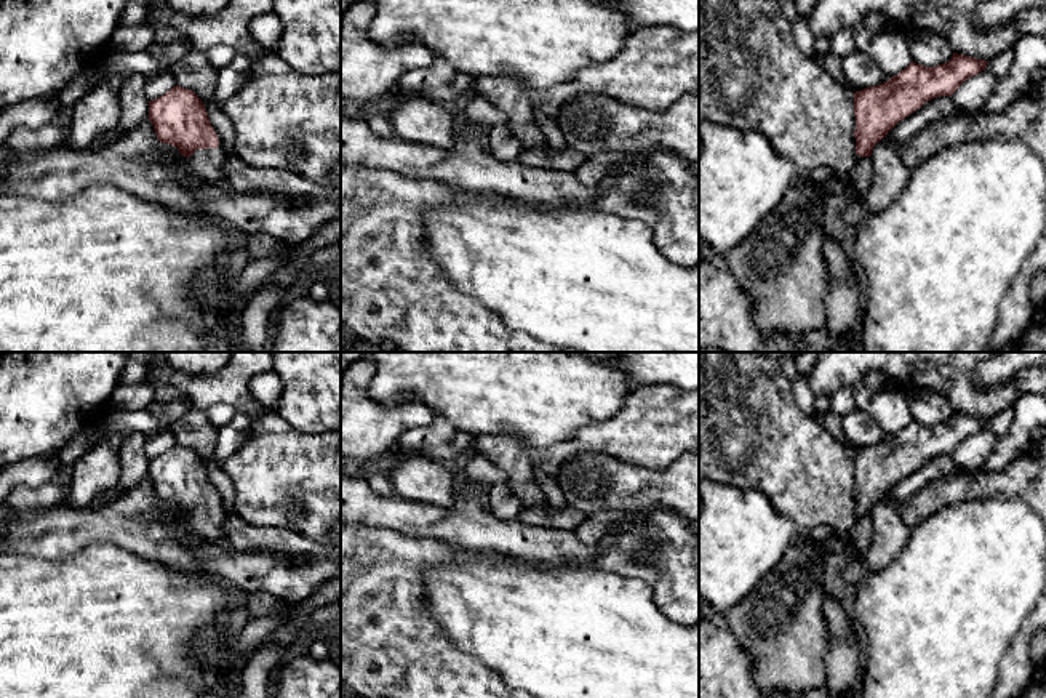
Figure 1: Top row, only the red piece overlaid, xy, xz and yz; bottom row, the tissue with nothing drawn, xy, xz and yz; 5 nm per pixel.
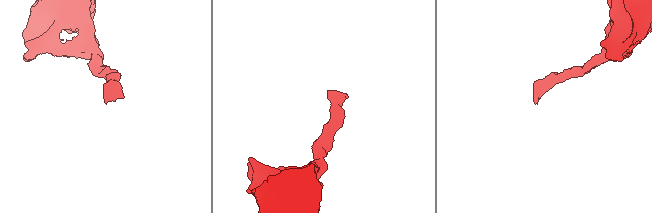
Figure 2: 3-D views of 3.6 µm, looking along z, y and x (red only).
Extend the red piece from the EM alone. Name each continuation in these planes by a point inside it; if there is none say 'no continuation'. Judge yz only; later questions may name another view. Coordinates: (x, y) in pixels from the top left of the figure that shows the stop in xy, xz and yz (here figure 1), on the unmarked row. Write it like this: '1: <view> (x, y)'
1: yz (861, 533)

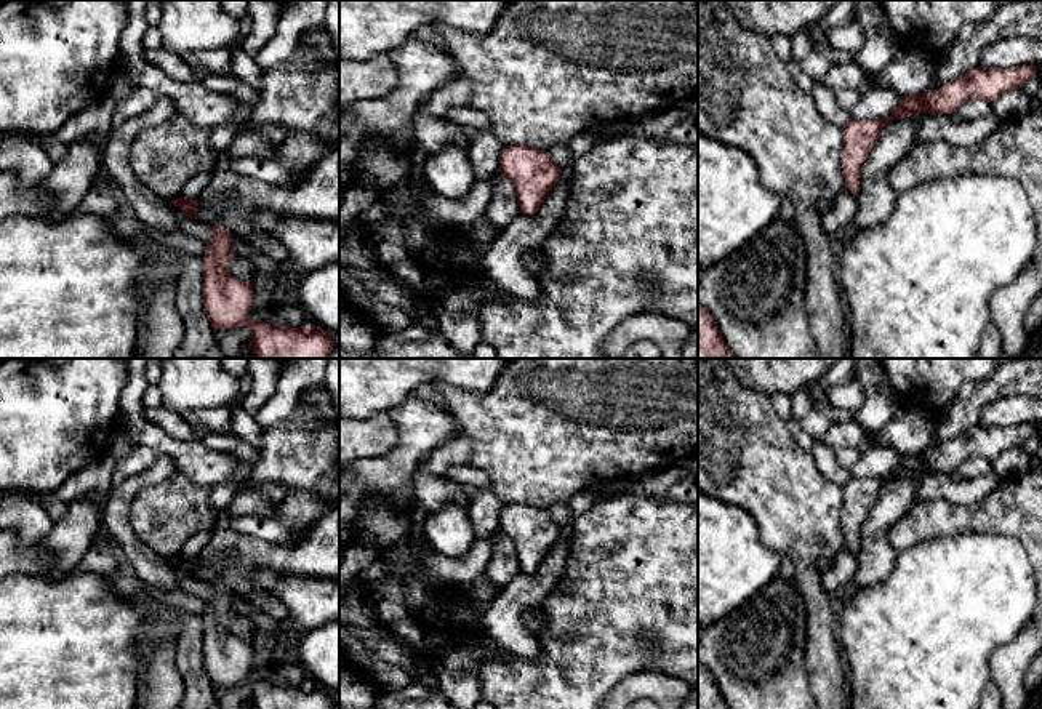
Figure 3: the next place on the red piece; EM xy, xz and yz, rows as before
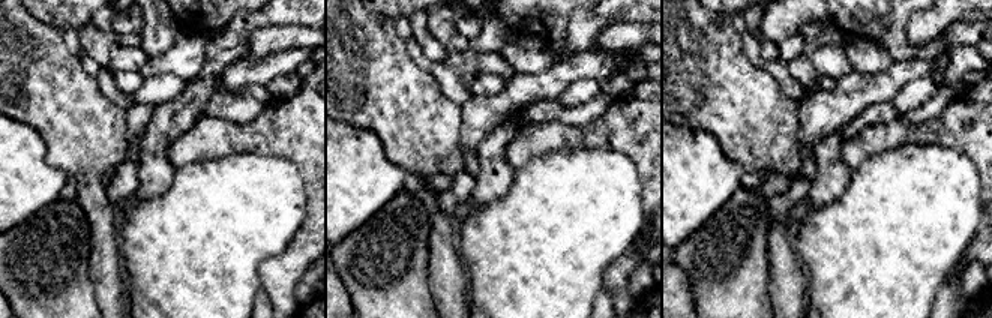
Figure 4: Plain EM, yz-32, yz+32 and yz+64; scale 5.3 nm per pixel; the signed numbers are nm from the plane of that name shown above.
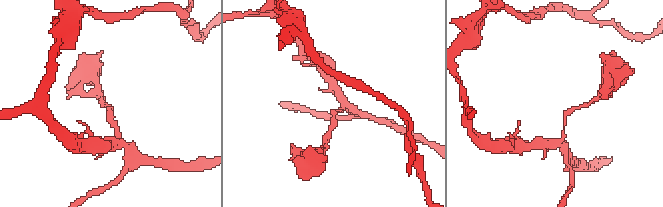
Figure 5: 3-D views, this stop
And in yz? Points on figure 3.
no continuation

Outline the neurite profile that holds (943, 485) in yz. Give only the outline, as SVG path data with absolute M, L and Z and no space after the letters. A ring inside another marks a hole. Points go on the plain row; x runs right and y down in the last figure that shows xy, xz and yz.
M936 472L917 488L919 499L948 499L956 504L972 506L984 499L1000 482L996 472L975 479L956 479L952 472Z

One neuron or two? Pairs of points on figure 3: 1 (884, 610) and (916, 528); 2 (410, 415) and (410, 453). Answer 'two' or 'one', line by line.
1: two
2: one

